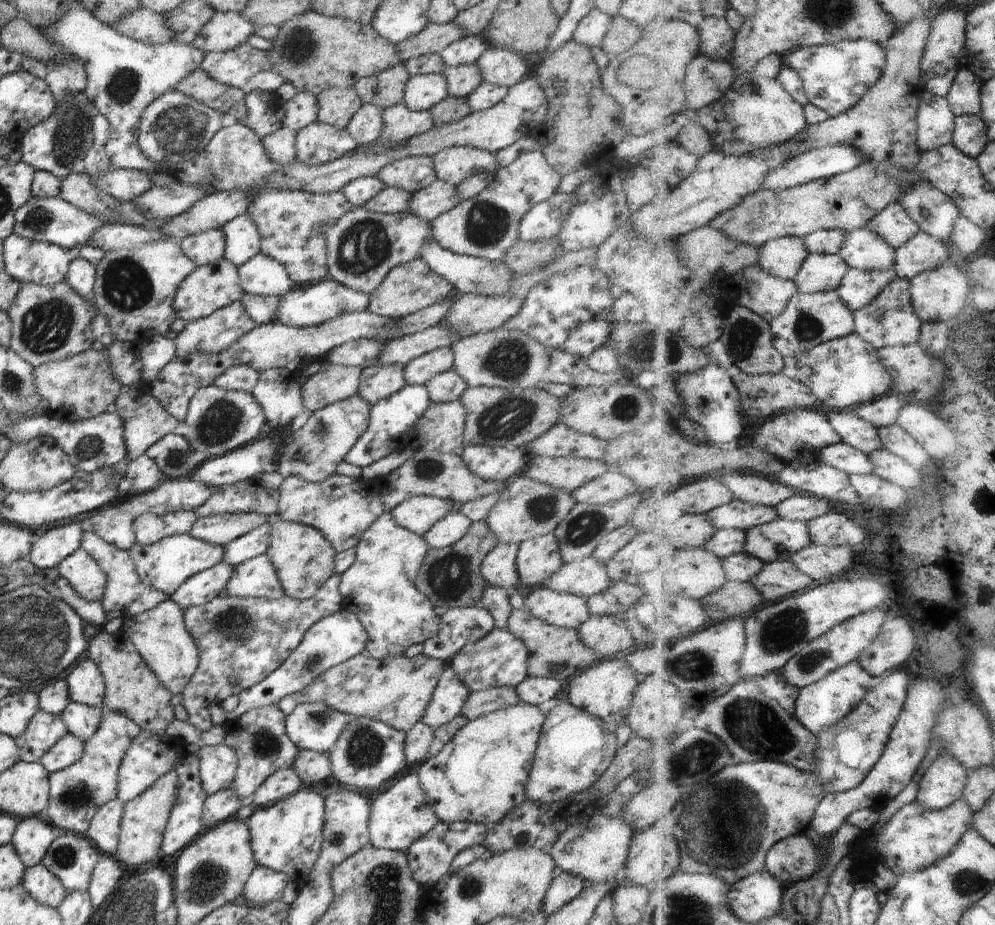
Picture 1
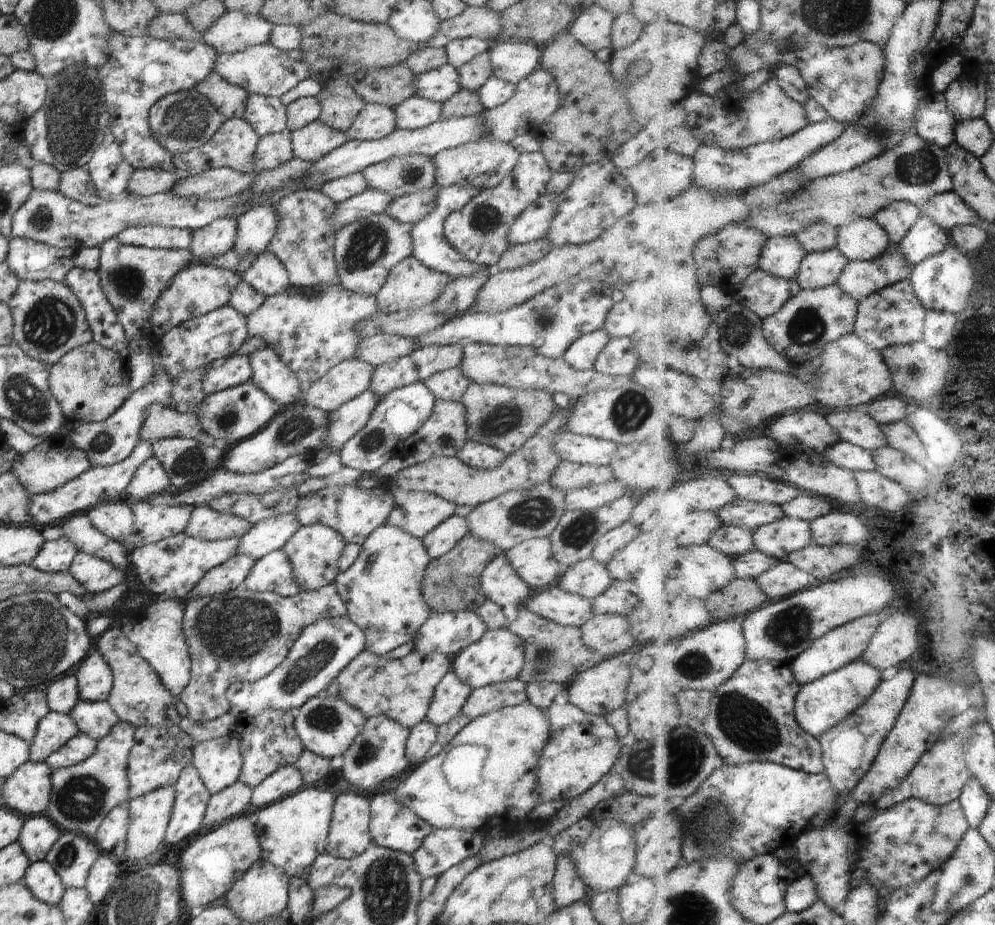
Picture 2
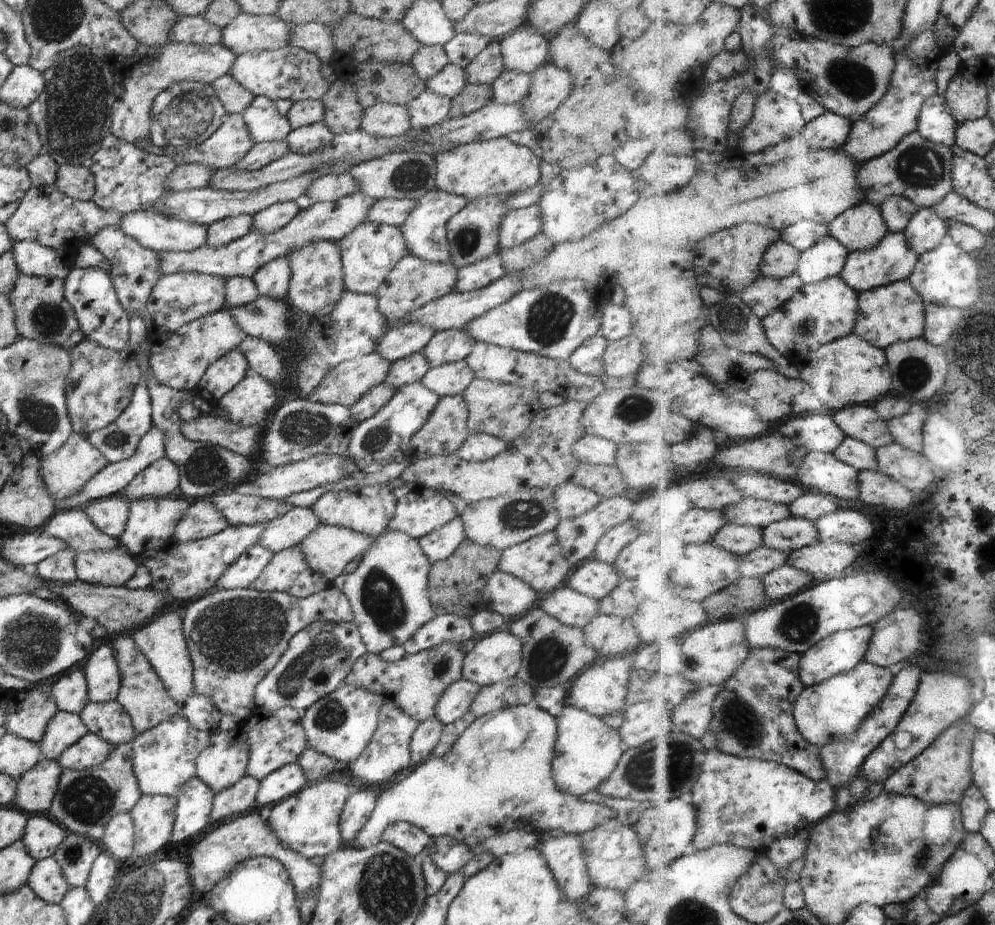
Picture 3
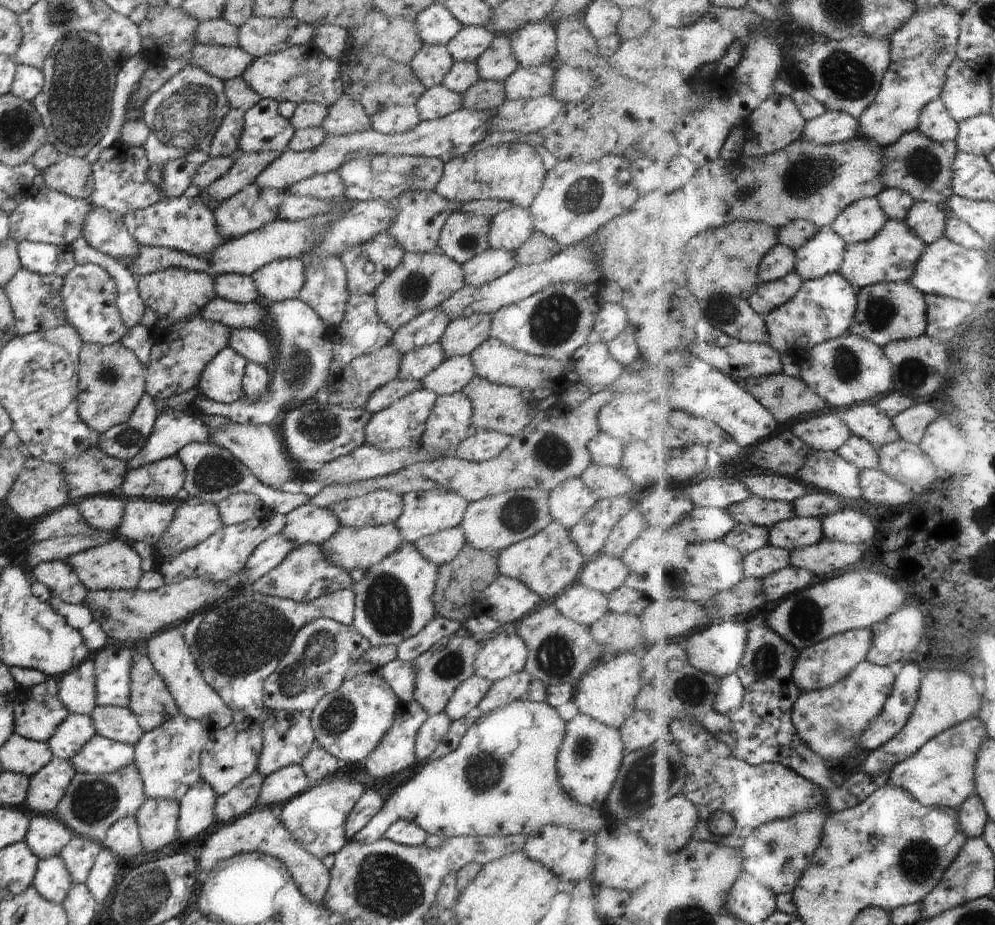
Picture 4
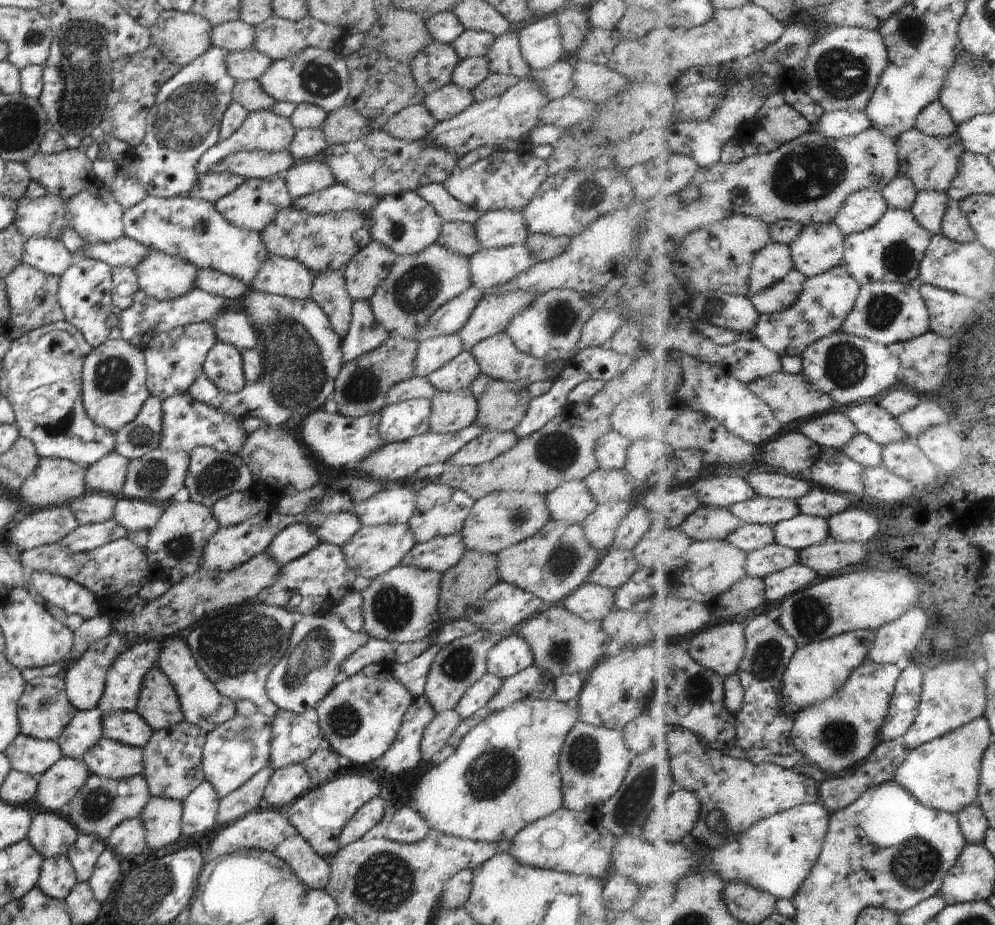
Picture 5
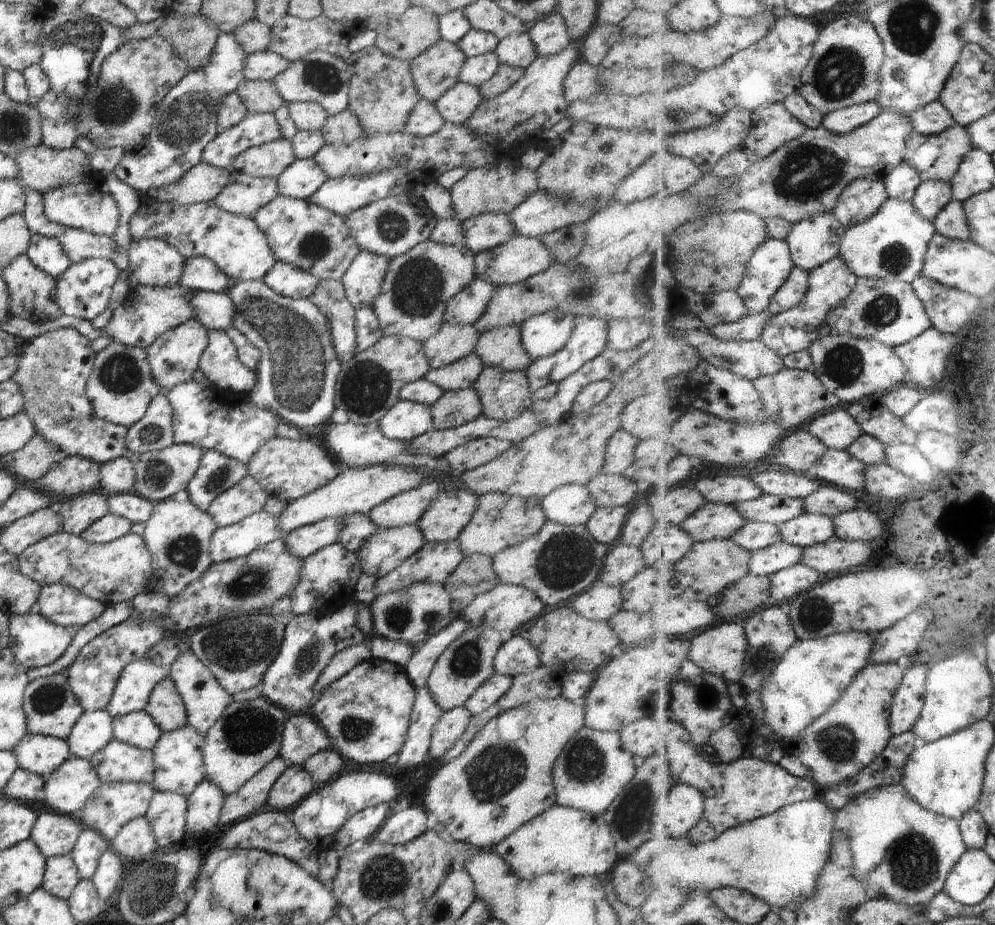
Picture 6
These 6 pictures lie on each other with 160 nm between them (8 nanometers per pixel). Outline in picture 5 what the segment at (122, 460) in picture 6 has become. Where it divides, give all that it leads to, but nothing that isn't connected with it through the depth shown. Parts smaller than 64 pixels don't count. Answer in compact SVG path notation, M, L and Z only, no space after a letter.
M113 450L86 468L84 475L86 492L121 496L128 467L129 460Z

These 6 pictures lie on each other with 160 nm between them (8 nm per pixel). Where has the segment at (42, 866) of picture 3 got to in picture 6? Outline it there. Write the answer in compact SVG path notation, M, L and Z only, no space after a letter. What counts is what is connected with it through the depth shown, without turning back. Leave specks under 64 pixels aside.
M69 855L48 857L45 860L41 887L52 896L67 900L80 879L76 865Z

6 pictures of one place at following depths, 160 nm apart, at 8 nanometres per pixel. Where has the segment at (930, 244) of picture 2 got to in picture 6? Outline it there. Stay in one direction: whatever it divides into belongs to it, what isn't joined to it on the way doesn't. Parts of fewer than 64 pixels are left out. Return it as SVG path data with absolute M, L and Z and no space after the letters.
M924 181L917 190L913 205L928 221L936 222L938 215L955 199L953 184L946 181Z

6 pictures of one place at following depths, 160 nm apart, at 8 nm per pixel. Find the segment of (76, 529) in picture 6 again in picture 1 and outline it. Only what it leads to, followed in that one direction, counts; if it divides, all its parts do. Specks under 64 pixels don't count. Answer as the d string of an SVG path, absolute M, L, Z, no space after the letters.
M116 507L101 509L92 519L93 532L102 540L114 544L123 551L129 551L137 542L133 527L134 518Z

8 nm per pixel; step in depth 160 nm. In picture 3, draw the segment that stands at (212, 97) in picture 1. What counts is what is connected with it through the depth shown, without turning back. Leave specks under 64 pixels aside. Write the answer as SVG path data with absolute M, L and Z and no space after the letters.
M230 73L213 80L209 85L214 89L227 115L231 115L232 113L241 114L247 106L250 106L250 103L255 97L241 84L238 84L238 82L230 76Z

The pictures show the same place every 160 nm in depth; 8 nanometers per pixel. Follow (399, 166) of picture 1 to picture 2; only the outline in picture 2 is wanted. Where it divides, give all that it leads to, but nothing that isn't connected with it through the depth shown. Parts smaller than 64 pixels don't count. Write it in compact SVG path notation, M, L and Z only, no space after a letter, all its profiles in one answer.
M422 155L401 156L385 160L365 168L362 174L370 188L387 192L393 198L425 191L436 184L433 157Z

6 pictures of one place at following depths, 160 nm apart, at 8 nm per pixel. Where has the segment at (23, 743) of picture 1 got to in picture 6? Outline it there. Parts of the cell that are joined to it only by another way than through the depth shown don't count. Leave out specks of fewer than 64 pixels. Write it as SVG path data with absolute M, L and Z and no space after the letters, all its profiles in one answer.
M106 709L84 711L65 739L73 756L89 759L114 739L112 719Z

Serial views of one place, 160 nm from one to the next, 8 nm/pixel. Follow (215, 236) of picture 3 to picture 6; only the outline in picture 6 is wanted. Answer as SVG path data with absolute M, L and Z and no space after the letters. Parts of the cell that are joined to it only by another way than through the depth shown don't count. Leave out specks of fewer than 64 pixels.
M232 171L229 183L213 201L223 211L253 219L260 208L278 195L276 177L260 178Z

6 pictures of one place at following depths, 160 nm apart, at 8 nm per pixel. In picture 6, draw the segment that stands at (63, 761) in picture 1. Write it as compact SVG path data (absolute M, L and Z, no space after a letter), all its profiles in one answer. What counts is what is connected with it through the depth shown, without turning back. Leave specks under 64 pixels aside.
M112 739L102 750L95 752L89 761L102 783L153 782L153 752L116 739Z

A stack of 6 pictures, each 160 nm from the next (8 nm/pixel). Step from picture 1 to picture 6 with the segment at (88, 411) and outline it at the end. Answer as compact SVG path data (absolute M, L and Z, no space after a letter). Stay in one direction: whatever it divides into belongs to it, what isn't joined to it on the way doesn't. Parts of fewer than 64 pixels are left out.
M114 341L96 353L86 392L93 413L99 419L128 428L146 414L150 401L162 390L153 379L145 349Z

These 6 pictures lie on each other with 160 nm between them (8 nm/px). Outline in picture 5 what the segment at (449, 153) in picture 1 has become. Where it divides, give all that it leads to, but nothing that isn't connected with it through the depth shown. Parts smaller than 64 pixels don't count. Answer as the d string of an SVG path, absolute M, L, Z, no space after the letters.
M494 151L486 159L480 159L466 168L460 169L456 166L443 182L443 186L450 193L450 196L483 213L502 209L523 211L547 176L547 162L545 160L531 156L529 153L523 156L517 155L515 151Z

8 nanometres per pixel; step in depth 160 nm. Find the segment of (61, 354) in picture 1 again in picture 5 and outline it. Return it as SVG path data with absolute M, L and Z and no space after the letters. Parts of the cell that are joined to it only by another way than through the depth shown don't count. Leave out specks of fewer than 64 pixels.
M18 263L18 266L4 279L11 312L10 322L14 328L21 328L28 332L65 320L62 307L57 299L59 280L59 276L50 276L27 264Z

